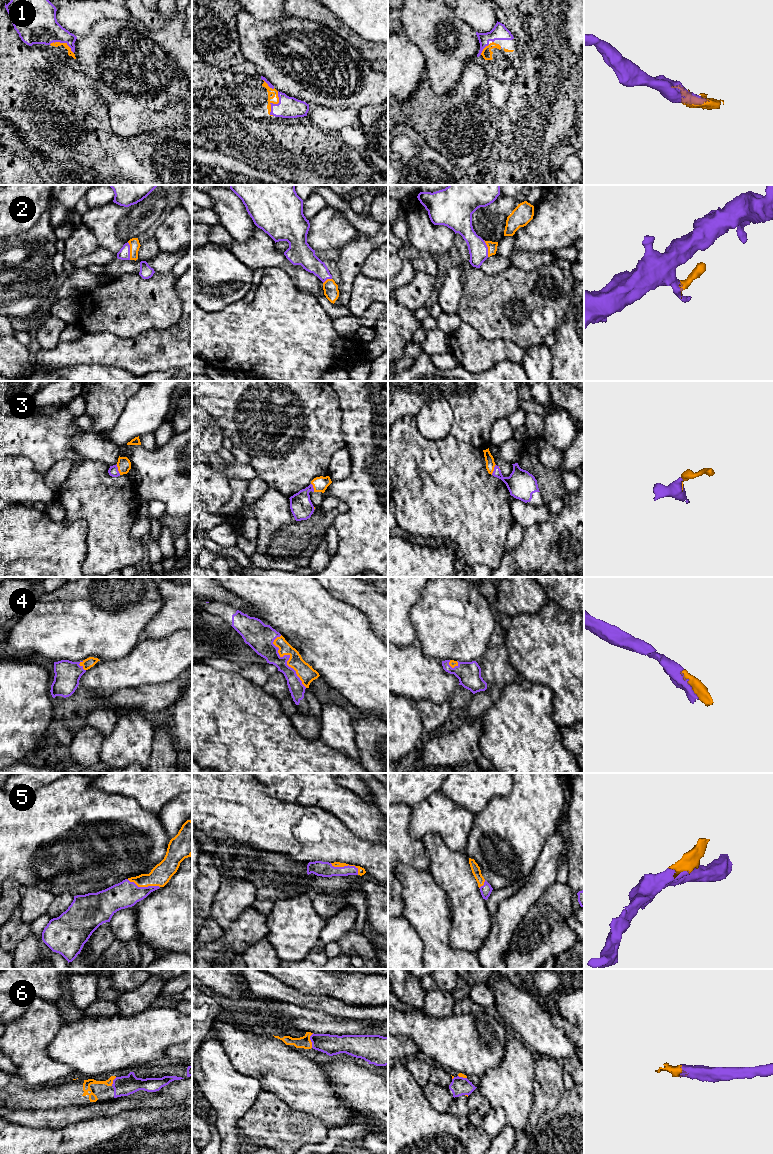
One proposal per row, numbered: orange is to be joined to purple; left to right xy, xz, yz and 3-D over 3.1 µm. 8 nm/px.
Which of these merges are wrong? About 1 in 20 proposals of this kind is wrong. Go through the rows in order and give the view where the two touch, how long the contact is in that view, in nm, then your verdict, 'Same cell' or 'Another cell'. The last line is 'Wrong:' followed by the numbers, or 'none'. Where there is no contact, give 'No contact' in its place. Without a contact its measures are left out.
1: Touches purple in xz. Shared border 220 nm. Same cell
2: Touches purple in xy. Shared border 150 nm. Same cell
3: Touches purple in xy. Shared border 90 nm. Same cell
4: Touches purple in xz. Shared border 480 nm. Same cell
5: Touches purple in xz. Shared border 240 nm. Same cell
6: Touches purple in xz. Shared border 120 nm. Same cell
Wrong: none

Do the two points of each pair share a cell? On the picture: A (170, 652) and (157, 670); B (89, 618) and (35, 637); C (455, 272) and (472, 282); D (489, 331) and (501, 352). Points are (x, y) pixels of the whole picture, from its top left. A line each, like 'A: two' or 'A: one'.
A: one
B: one
C: two
D: two

